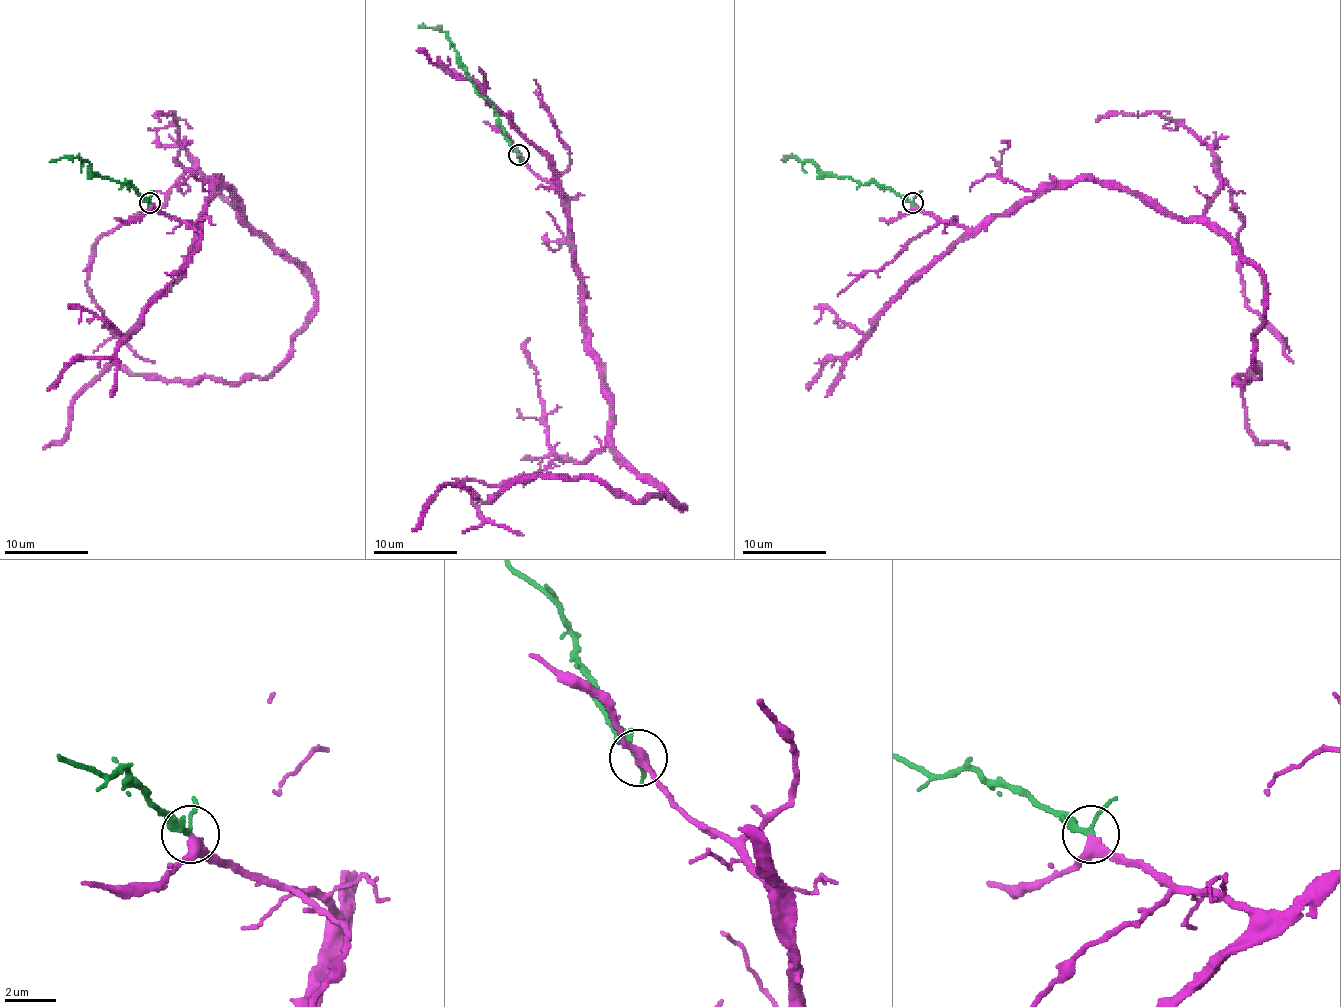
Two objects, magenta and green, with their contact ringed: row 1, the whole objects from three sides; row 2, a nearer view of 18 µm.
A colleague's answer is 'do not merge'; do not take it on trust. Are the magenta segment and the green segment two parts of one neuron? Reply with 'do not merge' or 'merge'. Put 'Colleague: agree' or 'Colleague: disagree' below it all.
merge
Colleague: disagree

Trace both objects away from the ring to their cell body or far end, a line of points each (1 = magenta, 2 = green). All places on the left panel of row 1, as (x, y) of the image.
1: (150, 203), (198, 229), (221, 182), (305, 273), (316, 315), (263, 378), (110, 365), (43, 449)
2: (150, 203), (127, 182), (121, 185), (95, 174), (87, 161), (79, 157), (49, 161)

